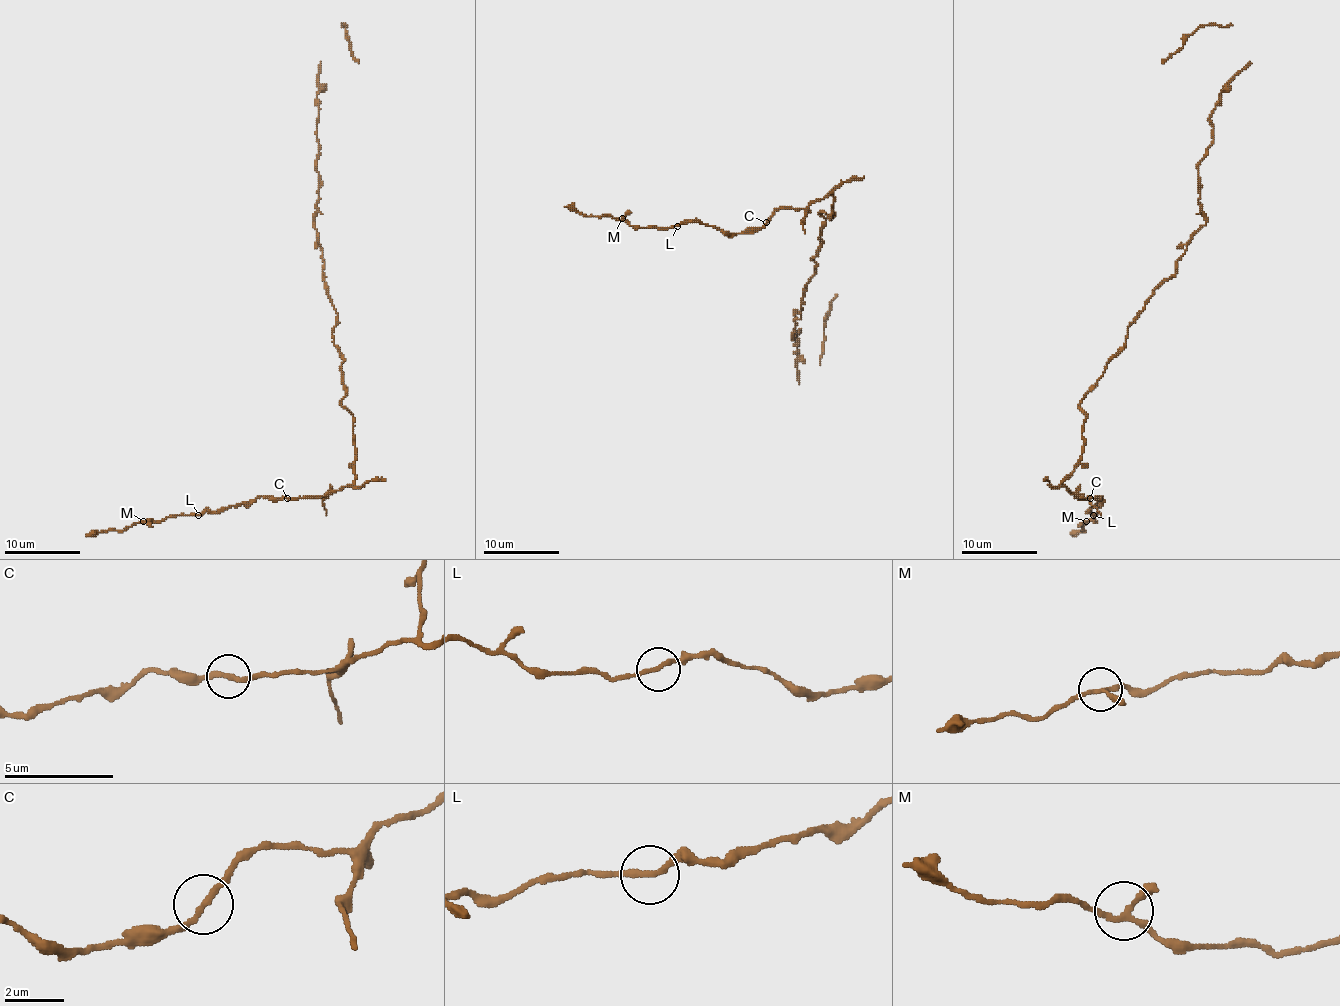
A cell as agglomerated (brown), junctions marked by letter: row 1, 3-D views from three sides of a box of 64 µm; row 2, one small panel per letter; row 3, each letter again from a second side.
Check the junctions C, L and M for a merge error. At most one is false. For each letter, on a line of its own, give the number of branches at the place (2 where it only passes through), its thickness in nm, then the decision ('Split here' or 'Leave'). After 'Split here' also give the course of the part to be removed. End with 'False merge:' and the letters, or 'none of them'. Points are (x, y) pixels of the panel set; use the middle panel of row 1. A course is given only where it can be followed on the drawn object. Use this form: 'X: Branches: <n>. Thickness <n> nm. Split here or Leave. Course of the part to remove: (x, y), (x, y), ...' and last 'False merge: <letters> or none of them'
C: Branches: 2. Thickness 200 nm. Split here
L: Branches: 2. Thickness 200 nm. Leave
M: Branches: 3. Thickness 190 nm. Leave
False merge: C

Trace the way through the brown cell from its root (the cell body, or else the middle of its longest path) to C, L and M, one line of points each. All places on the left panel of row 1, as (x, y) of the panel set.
C: (334, 343), (343, 361), (341, 383), (347, 393), (341, 404), (353, 416), (355, 481), (326, 496), (288, 498)
L: (334, 343), (343, 361), (341, 404), (353, 416), (355, 481), (326, 496), (257, 496), (198, 515)
M: (334, 343), (343, 361), (341, 404), (353, 416), (351, 484), (326, 496), (257, 496), (198, 515), (143, 521)

